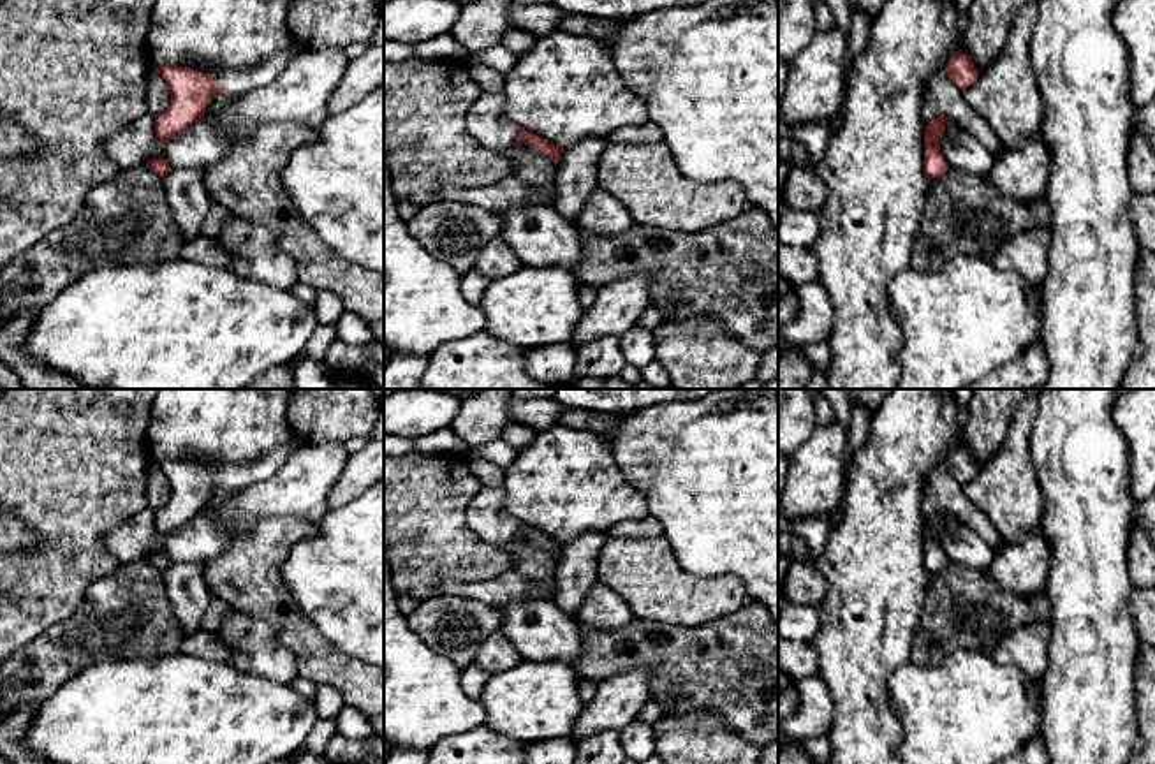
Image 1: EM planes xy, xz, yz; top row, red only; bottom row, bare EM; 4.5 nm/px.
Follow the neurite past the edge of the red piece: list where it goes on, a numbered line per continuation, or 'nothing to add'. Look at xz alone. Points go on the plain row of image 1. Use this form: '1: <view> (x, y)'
nothing to add

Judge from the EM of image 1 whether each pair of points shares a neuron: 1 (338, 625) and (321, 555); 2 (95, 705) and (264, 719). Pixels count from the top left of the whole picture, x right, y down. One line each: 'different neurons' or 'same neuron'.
1: same neuron
2: same neuron

